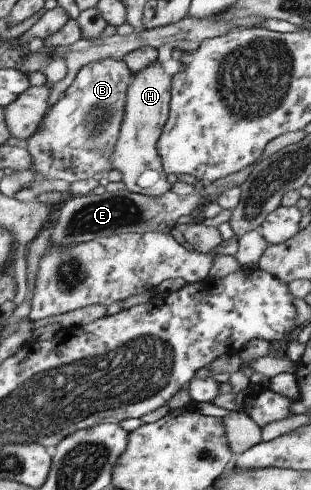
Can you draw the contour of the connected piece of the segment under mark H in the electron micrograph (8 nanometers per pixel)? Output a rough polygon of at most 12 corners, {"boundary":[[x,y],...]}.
{"boundary":[[156,59],[129,86],[112,169],[132,192],[172,191],[157,144],[173,77]]}

